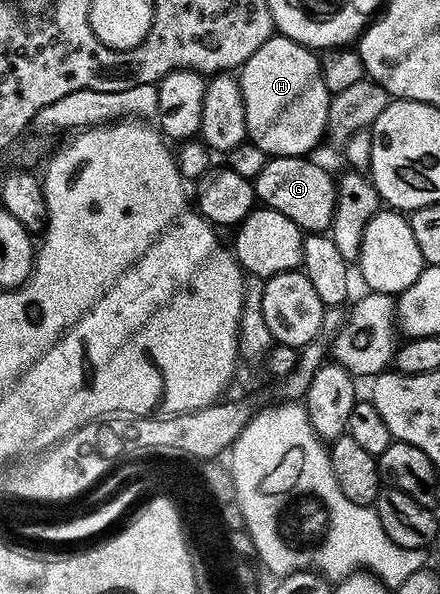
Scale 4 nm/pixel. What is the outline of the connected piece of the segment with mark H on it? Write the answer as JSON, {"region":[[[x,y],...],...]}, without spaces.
{"region":[[[273,36],[269,40],[265,40],[265,44],[261,44],[261,48],[257,48],[257,52],[253,52],[253,56],[249,56],[249,60],[246,64],[238,71],[237,77],[239,79],[239,87],[241,88],[241,96],[243,97],[243,103],[245,104],[245,124],[247,125],[247,136],[250,142],[257,144],[257,148],[261,148],[261,152],[265,152],[269,156],[274,156],[277,158],[297,158],[300,156],[310,155],[312,152],[311,149],[318,144],[319,141],[324,141],[326,132],[327,132],[327,117],[329,116],[329,104],[331,103],[330,92],[325,88],[325,80],[321,80],[321,68],[319,67],[319,60],[316,54],[316,51],[308,50],[307,47],[297,44],[293,40],[284,38],[282,36]]]}

